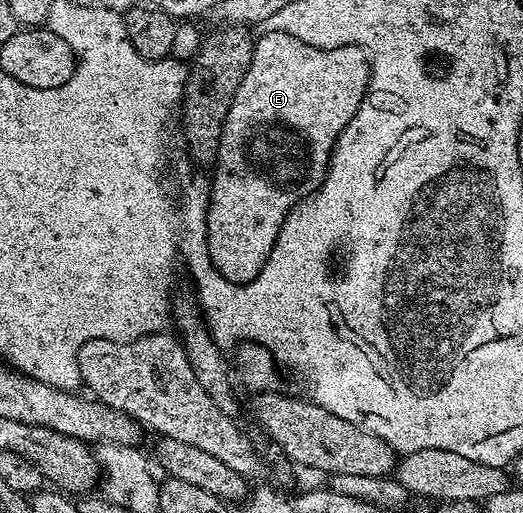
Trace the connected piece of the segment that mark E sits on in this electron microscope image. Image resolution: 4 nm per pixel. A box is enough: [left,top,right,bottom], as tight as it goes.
[208,31,372,284]

